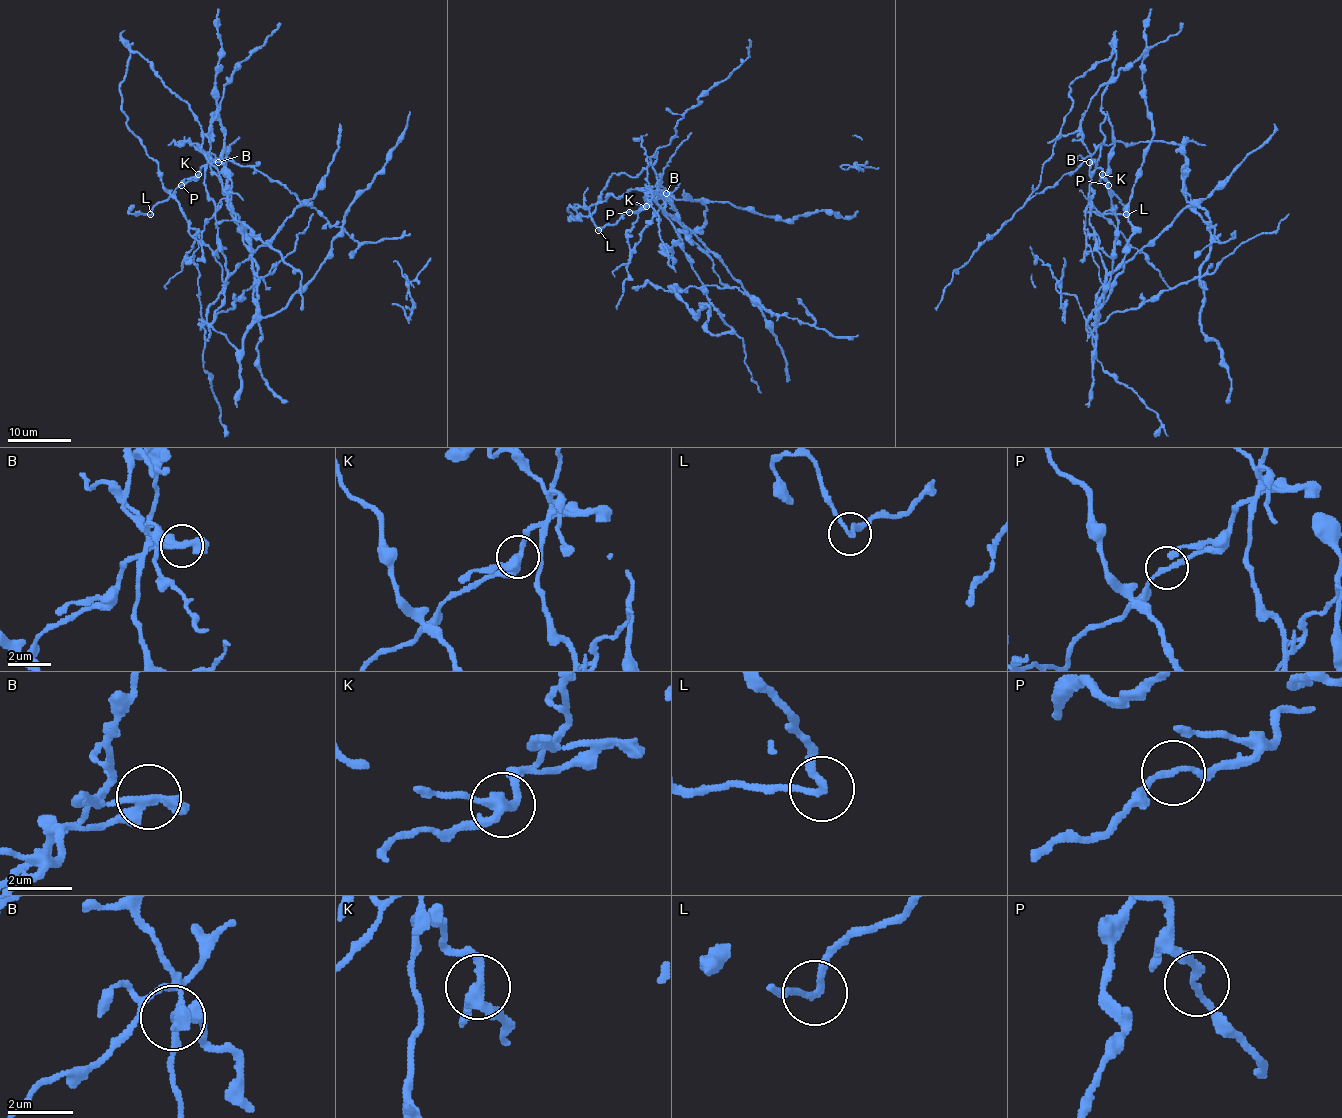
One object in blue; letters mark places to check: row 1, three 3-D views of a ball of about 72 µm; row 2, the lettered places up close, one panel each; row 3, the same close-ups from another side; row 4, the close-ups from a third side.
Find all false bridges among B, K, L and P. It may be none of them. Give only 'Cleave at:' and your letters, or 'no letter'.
Cleave at: B, L

